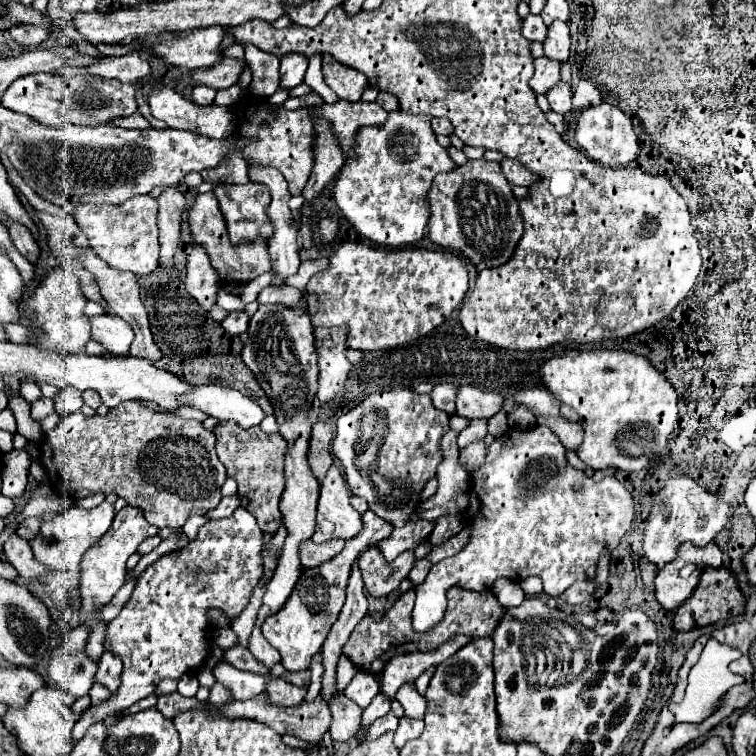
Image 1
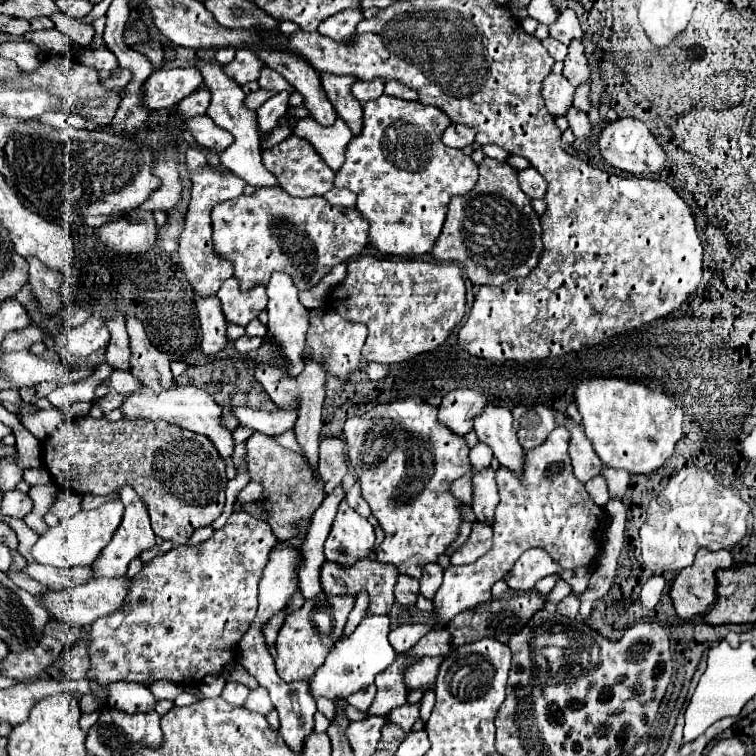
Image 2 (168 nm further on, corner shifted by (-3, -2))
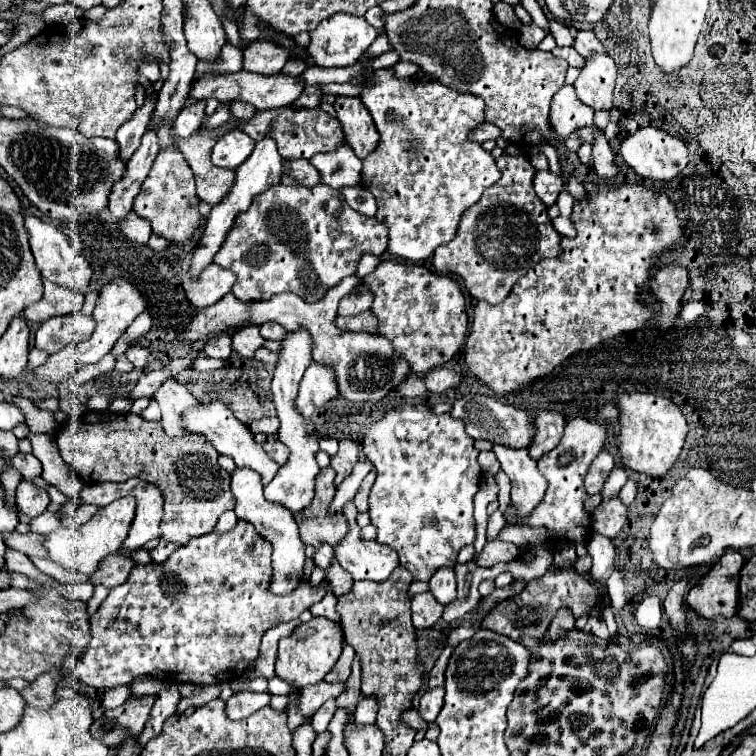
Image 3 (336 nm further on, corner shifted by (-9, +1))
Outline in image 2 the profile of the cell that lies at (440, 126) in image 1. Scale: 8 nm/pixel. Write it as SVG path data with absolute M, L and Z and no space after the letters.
M449 125L443 133L443 143L449 145L449 147L457 147L457 149L463 149L467 145L473 145L475 143L475 135L477 135L477 129L473 127L467 127L467 125Z

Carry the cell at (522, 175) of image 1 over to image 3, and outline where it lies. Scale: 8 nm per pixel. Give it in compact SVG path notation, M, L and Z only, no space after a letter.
M541 170L533 178L533 188L535 188L535 194L543 200L543 204L551 206L551 204L555 204L557 196L563 188L563 182L559 176L551 174L549 170Z

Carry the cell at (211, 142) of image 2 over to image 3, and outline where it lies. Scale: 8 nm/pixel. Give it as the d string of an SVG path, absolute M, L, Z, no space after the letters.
M241 128L227 130L219 136L219 140L213 146L211 160L215 166L221 168L237 168L241 162L245 162L255 148L255 140L247 136Z

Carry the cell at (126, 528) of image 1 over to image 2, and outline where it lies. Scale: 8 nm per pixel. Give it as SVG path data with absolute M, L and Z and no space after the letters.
M125 485L125 487L121 487L117 491L117 497L125 505L125 515L123 515L123 521L121 521L119 529L115 531L113 539L109 541L107 549L103 549L103 553L93 563L93 569L95 569L95 575L97 577L125 577L129 561L135 559L135 557L139 557L141 551L145 551L145 549L149 549L149 547L155 545L155 533L153 533L153 529L149 525L149 513L145 509L145 503L135 493L135 489Z

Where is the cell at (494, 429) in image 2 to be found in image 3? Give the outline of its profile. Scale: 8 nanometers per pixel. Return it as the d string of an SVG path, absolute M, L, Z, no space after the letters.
M493 444L493 452L501 462L501 470L511 478L511 500L519 506L521 518L525 518L543 498L547 480L541 476L537 460L533 460L527 450Z

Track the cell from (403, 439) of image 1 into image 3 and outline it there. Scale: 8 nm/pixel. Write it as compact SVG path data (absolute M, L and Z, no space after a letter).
M417 404L417 406L403 406L403 408L391 408L389 412L385 412L385 416L377 422L371 424L371 428L365 432L363 440L363 452L367 456L367 460L375 466L377 470L377 480L371 488L371 494L369 494L369 516L371 516L371 522L375 524L377 528L377 540L381 544L387 544L391 546L397 556L399 556L399 564L405 566L413 580L419 580L419 582L429 582L431 580L431 574L435 574L435 570L443 568L443 566L455 566L457 562L457 554L463 546L467 544L473 544L475 540L475 520L473 520L473 496L479 488L479 476L481 476L481 468L479 468L479 462L477 462L477 448L473 446L473 438L465 434L465 426L463 422L451 418L449 414L435 414L429 406L425 404Z

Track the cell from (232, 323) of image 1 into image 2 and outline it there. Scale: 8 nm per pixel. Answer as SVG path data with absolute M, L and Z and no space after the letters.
M245 335L245 337L241 337L241 339L235 341L237 351L243 353L243 355L247 355L247 353L255 353L261 345L263 345L263 339L259 339L259 337L249 337L249 335Z

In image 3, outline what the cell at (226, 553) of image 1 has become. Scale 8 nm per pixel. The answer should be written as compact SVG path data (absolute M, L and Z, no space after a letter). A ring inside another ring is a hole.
M237 520L237 526L225 534L219 534L219 532L211 532L207 536L199 536L199 538L191 538L189 544L177 548L163 564L143 564L143 566L135 566L129 574L129 578L121 584L121 586L115 586L111 588L109 596L103 600L103 604L99 606L99 610L91 616L91 636L93 636L93 642L89 644L89 650L85 652L85 656L81 656L77 660L77 668L75 668L75 674L77 678L87 684L87 686L93 686L93 688L101 688L101 690L109 690L109 688L117 688L117 686L123 686L127 682L131 682L133 678L139 678L139 676L153 676L153 678L163 678L163 680L173 680L173 682L191 682L193 676L201 680L201 684L205 682L223 682L227 680L229 676L237 676L237 674L243 674L249 664L257 658L259 654L259 644L261 644L261 636L265 634L263 626L271 628L279 622L287 622L287 620L293 620L297 618L305 608L311 608L315 602L319 602L319 598L323 596L323 586L317 586L317 590L313 590L309 584L305 584L305 576L301 578L301 584L299 584L299 590L295 590L295 594L289 594L289 596L275 596L269 592L269 578L271 578L271 544L251 526L251 522L247 520ZM115 616L125 616L127 620L125 622L119 622Z

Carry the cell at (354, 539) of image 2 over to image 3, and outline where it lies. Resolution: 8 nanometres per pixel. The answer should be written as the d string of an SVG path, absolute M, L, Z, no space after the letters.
M349 502L343 510L347 518L347 534L343 540L337 542L333 548L335 560L347 570L353 580L375 580L383 582L389 578L391 570L399 564L395 558L395 552L379 544L377 540L363 540L361 538L361 526L357 524L357 508L353 502Z

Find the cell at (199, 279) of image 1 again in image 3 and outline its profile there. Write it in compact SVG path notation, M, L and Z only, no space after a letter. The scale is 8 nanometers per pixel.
M225 332L209 334L209 336L207 336L207 344L203 346L203 352L205 352L209 358L227 360L229 354L231 354L231 336L225 334Z

